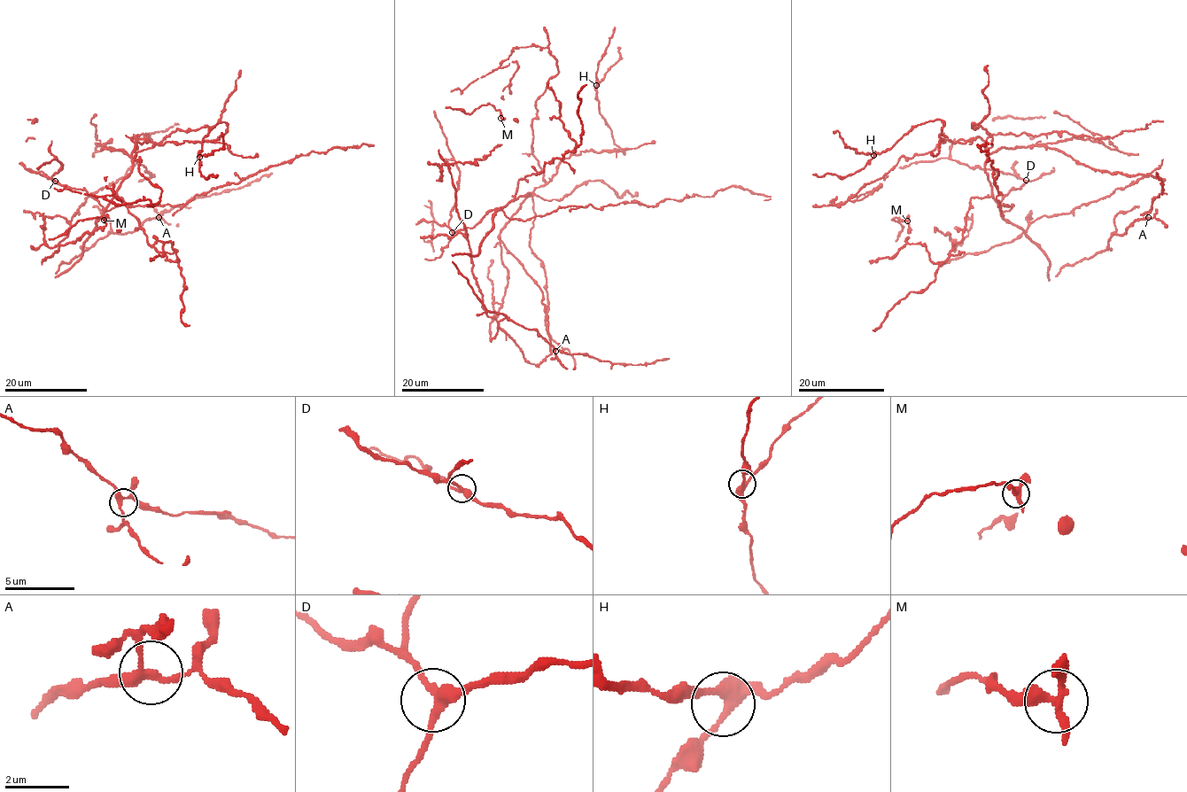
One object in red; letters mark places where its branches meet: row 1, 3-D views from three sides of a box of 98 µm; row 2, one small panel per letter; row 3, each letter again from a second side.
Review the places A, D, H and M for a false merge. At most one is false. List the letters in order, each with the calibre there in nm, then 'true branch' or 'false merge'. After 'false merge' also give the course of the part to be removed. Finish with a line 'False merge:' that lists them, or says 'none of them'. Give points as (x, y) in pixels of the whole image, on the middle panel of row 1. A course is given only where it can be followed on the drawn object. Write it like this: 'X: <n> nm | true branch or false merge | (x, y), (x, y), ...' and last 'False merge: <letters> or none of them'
A: 240 nm | true branch
D: 320 nm | true branch
H: 320 nm | true branch
M: 280 nm | true branch
False merge: none of them

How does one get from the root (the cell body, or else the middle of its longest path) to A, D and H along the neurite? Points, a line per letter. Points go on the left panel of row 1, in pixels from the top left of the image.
A: (127, 154), (103, 148), (121, 150), (132, 171), (81, 257), (56, 275), (99, 238), (159, 217)
D: (127, 154), (103, 148), (121, 150), (132, 159), (132, 171), (104, 207), (84, 190), (70, 189), (55, 181)
H: (127, 154), (103, 148), (129, 156), (139, 139), (159, 145), (217, 140), (225, 122), (206, 135), (199, 157)

